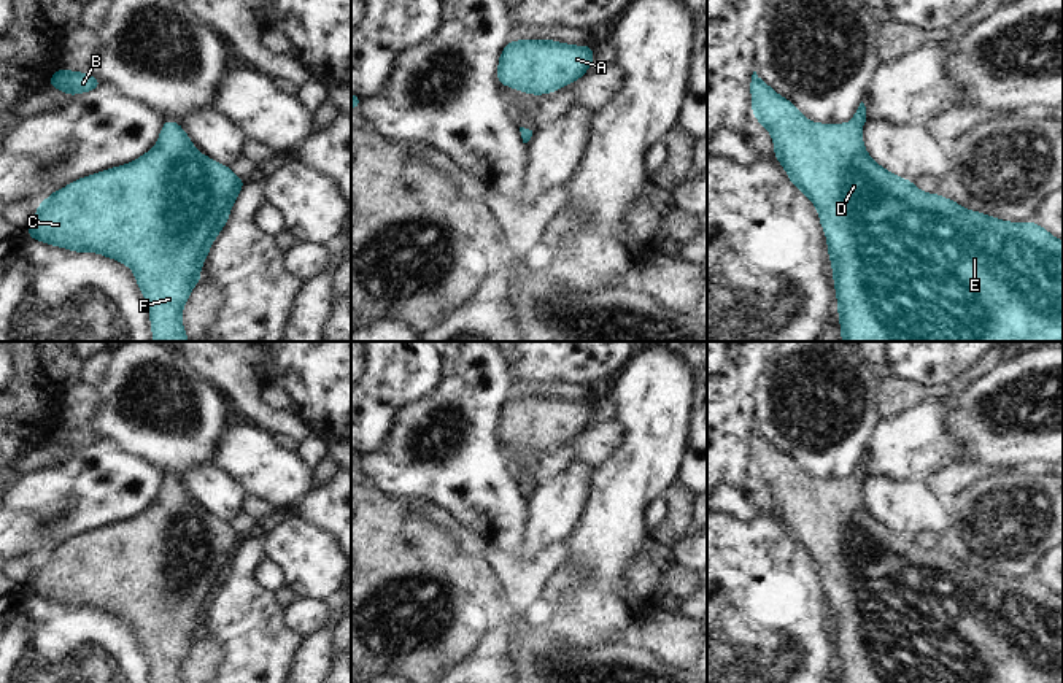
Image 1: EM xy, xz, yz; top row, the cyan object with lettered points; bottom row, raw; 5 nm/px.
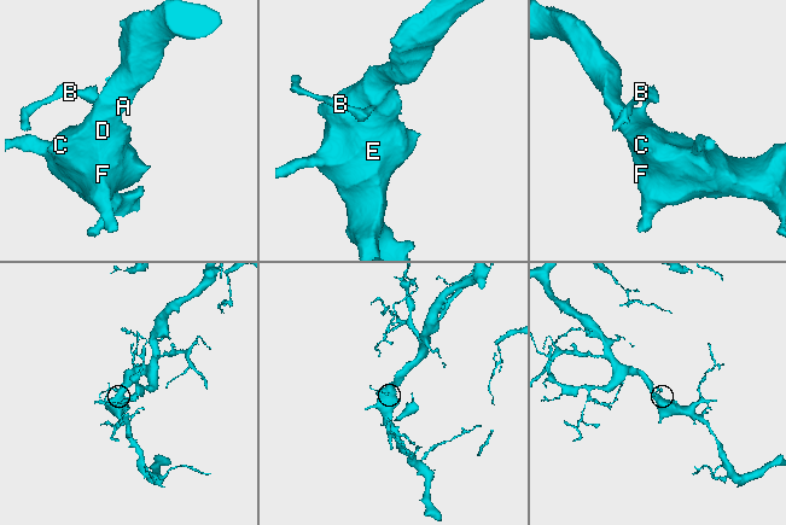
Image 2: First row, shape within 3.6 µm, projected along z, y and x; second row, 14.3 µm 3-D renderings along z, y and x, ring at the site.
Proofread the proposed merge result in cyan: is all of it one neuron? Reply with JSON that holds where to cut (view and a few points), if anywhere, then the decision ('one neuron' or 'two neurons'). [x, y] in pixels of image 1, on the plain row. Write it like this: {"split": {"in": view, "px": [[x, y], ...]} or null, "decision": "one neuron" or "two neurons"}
{"split": null, "decision": "one neuron"}

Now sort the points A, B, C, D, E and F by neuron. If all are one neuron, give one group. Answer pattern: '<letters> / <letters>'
A B C D E F

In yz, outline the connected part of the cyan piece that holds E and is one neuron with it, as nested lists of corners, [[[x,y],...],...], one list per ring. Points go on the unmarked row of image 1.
[[[756,427],[752,430],[750,445],[755,475],[771,488],[775,513],[787,526],[790,537],[801,545],[818,565],[818,573],[828,594],[841,683],[1063,683],[1063,597],[1052,592],[1036,578],[1004,578],[977,567],[969,567],[939,550],[925,550],[914,542],[914,537],[898,534],[877,521],[866,508],[861,494],[861,481],[868,475],[863,457],[850,480],[814,480],[806,475],[791,457],[775,450],[760,435]]]

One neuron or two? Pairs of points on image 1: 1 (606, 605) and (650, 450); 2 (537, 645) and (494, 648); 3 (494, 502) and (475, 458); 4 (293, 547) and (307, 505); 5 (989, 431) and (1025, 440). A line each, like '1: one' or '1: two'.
1: one
2: two
3: one
4: two
5: one

